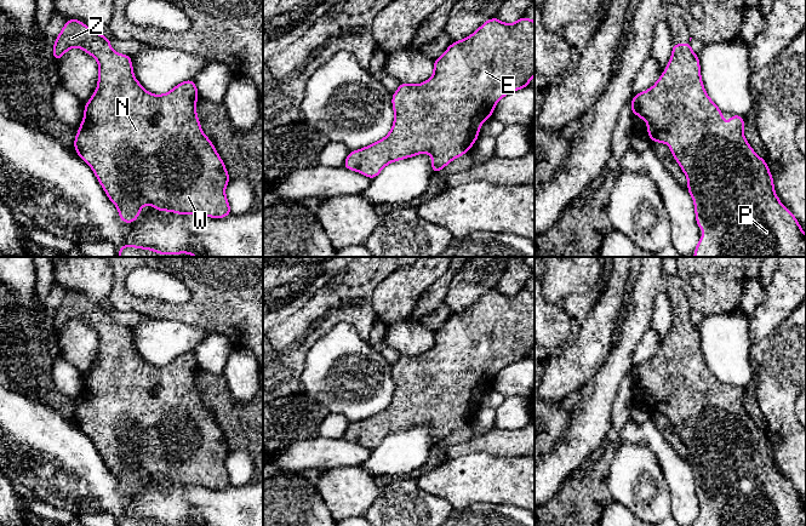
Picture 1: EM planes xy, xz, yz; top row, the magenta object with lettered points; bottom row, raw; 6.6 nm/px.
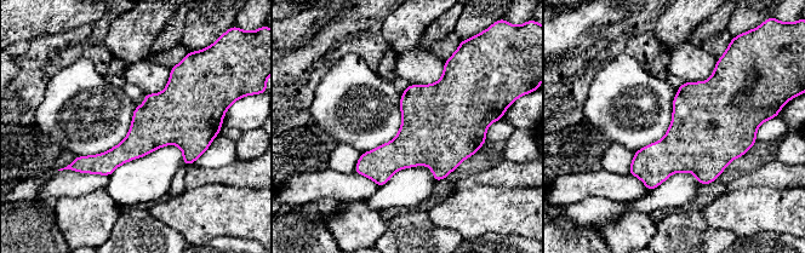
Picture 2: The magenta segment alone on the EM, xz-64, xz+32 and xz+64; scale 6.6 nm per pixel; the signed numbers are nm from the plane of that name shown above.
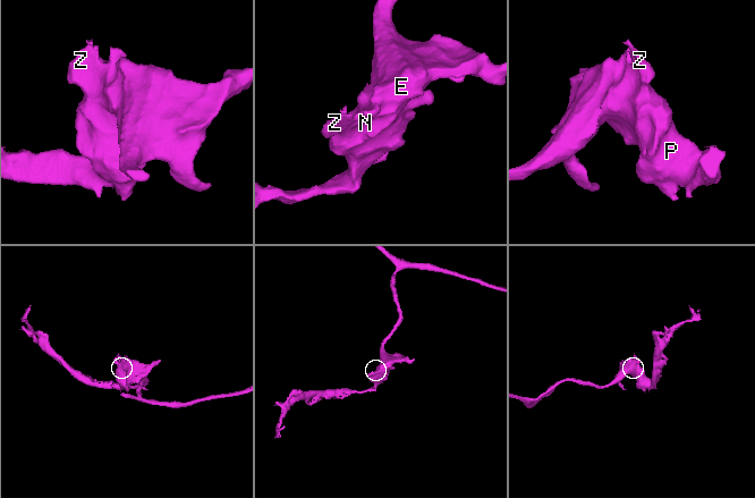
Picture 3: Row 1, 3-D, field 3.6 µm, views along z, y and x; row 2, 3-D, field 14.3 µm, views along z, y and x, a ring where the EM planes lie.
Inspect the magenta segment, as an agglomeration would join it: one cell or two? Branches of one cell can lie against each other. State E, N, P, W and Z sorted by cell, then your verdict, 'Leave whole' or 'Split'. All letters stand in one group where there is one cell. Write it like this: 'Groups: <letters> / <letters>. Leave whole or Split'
Groups: E N P W Z. Leave whole

